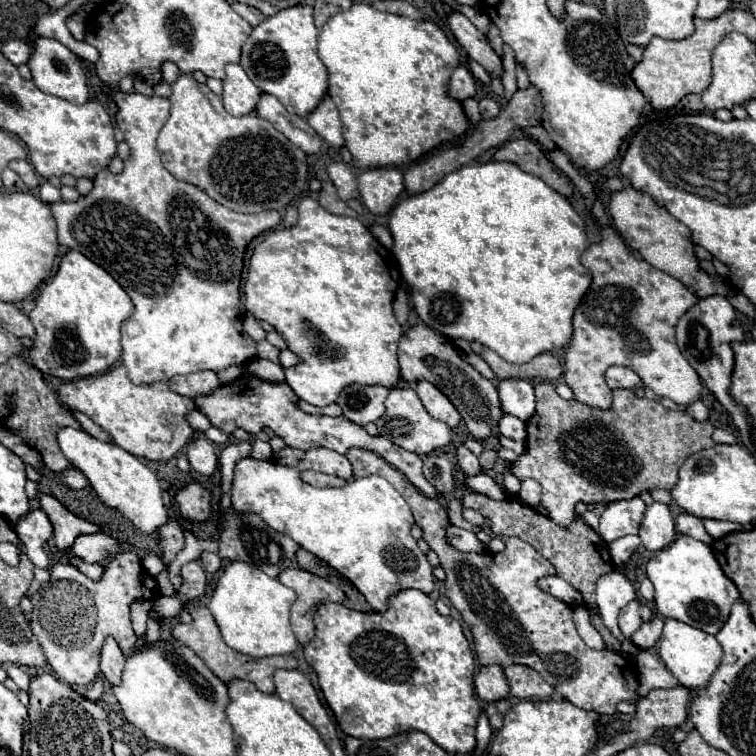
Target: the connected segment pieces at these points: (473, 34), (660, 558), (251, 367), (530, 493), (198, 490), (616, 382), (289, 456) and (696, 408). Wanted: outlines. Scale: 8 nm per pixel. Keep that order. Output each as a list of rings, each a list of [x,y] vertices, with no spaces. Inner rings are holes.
[[[451,14],[449,16],[449,28],[453,30],[457,42],[469,54],[469,58],[473,58],[475,62],[479,62],[491,76],[495,76],[495,78],[503,76],[501,56],[495,54],[495,50],[491,48],[487,36],[481,30],[477,30],[469,22],[467,16],[463,16],[463,14]]]
[[[679,536],[647,562],[647,576],[655,586],[655,608],[663,618],[675,618],[707,634],[717,634],[739,598],[735,584],[723,574],[711,548],[691,536]]]
[[[253,358],[245,364],[245,370],[247,374],[251,376],[257,376],[265,382],[273,382],[273,384],[283,384],[285,378],[283,378],[283,368],[271,360],[263,360],[263,358]]]
[[[525,478],[525,480],[521,482],[519,496],[521,496],[521,498],[527,502],[527,504],[531,504],[531,506],[539,504],[539,496],[541,496],[541,484],[537,484],[537,480],[533,480],[533,478]]]
[[[189,482],[185,486],[181,486],[175,494],[175,504],[177,504],[177,512],[191,522],[205,522],[211,512],[211,490],[197,484],[197,482]]]
[[[611,366],[607,370],[607,384],[609,388],[637,388],[637,384],[641,384],[641,378],[625,366]]]
[[[285,446],[283,450],[277,450],[273,452],[273,460],[279,462],[279,464],[285,464],[285,466],[293,466],[293,464],[299,464],[299,460],[305,456],[303,450],[297,450],[297,448],[289,448]]]
[[[695,400],[695,402],[691,402],[689,406],[685,406],[685,412],[687,412],[691,418],[695,418],[695,420],[707,420],[707,416],[709,416],[709,410],[705,408],[705,404],[703,404],[701,400]]]

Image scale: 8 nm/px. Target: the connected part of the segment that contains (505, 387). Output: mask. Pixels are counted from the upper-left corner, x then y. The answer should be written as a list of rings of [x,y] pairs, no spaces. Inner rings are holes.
[[[503,380],[499,384],[499,400],[505,414],[525,422],[535,412],[535,390],[529,380]]]

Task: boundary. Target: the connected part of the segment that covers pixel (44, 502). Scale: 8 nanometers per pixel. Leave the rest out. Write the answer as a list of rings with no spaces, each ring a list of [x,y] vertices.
[[[41,494],[39,498],[41,508],[47,512],[53,528],[55,528],[55,544],[59,550],[67,550],[73,546],[75,538],[81,534],[95,534],[101,532],[101,528],[97,524],[91,524],[83,518],[77,518],[75,514],[71,514],[65,506],[61,506],[53,496]]]

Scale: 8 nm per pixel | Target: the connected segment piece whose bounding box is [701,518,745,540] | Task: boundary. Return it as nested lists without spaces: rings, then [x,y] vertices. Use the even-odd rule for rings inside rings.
[[[703,518],[701,520],[707,534],[715,540],[719,540],[721,536],[727,536],[731,532],[741,532],[745,530],[745,524],[733,524],[733,522],[723,522],[723,520],[709,520],[709,518]]]

